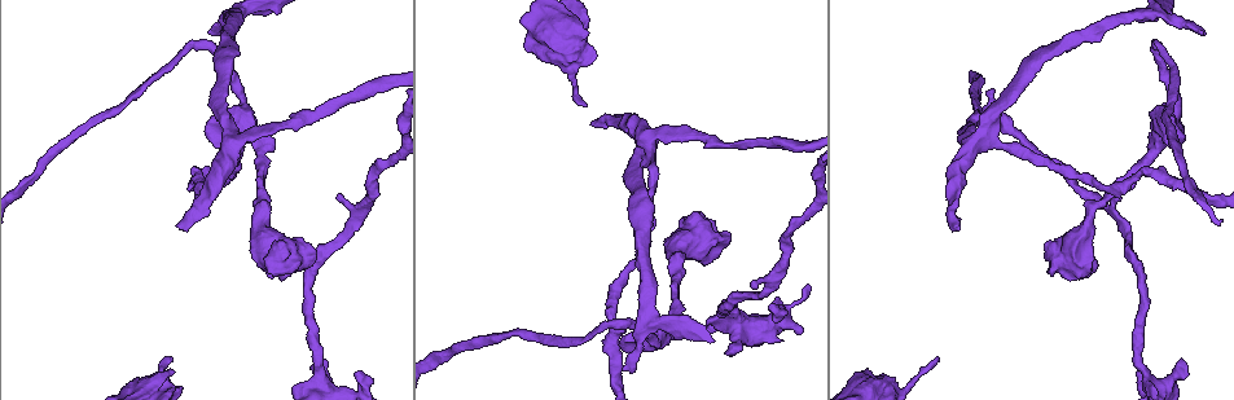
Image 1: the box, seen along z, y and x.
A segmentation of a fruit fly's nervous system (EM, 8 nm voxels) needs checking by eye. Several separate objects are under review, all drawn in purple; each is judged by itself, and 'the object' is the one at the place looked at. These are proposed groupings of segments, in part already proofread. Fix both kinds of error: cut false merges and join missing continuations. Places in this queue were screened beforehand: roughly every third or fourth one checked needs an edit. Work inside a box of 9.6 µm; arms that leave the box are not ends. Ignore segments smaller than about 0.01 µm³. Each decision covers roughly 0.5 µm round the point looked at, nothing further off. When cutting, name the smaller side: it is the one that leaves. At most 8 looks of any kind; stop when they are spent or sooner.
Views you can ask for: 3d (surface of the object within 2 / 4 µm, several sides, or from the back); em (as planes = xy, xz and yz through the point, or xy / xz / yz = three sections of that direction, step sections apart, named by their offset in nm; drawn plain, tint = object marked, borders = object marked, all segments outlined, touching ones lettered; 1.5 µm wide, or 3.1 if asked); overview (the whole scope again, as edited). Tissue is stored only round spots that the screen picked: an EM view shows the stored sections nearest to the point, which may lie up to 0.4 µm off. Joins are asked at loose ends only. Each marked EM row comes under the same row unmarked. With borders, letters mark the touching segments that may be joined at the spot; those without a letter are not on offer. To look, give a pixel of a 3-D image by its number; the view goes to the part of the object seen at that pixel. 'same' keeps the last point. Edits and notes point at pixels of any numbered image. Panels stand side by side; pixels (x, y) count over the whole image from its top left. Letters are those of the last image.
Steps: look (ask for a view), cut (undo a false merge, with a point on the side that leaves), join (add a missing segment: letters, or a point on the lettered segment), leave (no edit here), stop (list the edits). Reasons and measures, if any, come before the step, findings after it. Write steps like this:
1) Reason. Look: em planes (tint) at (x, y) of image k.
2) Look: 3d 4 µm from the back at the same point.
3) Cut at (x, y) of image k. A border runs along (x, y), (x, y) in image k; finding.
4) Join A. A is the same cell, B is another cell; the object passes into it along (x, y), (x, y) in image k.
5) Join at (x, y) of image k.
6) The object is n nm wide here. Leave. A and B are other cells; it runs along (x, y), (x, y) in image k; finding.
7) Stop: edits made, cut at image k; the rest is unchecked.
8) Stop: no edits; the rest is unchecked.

Look: em planes (borders) at (264, 153) of image 1.

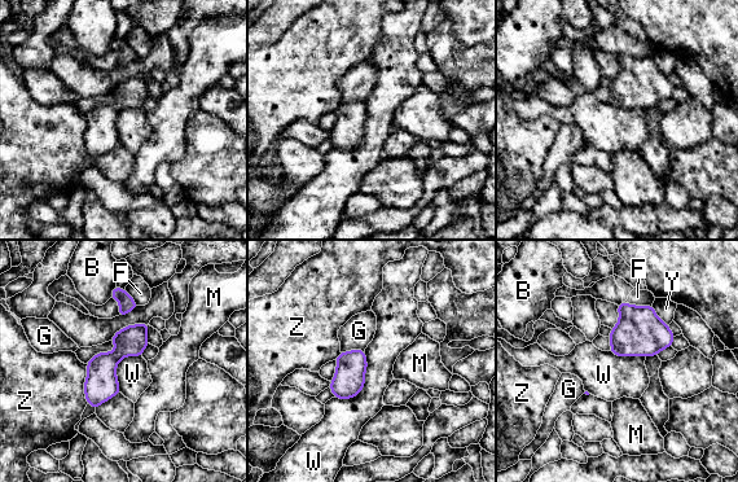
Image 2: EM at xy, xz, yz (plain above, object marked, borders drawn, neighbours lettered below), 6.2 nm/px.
The object is 80 nm wide here. Leave. B, F, G, M, W, Y and Z are other cells; a border runs along (365, 351), (364, 386), (334, 398) in image 2; all the same neuron.

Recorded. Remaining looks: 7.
Branch stops here. Look: 3d 2 µm at (1204, 31) of image 1.

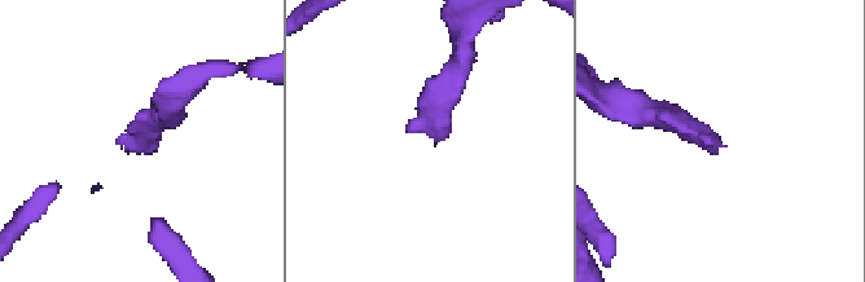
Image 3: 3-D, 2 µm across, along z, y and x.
Look: em planes (borders) at (117, 142) of image 3.

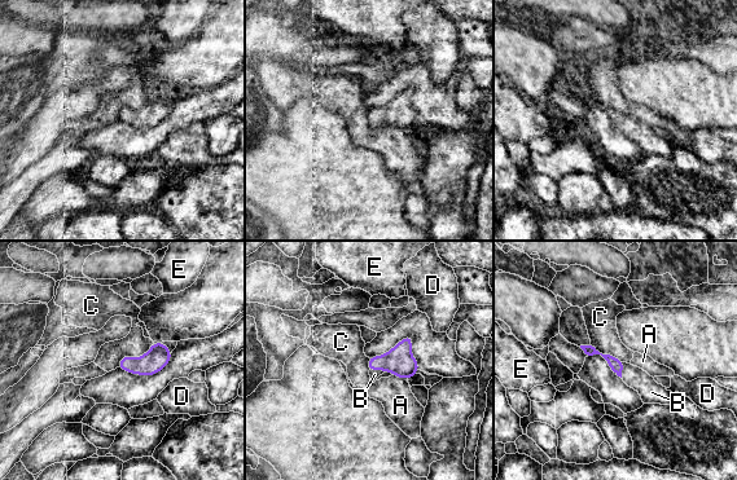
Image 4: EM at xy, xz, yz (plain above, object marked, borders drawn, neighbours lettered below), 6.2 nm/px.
The longest contact is with C, 280 nm. Join B. B is the same cell, A, C, D and E are other cells; it goes on there.

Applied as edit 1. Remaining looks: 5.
Branch stops here. Look: em planes (borders) at (170, 362) of image 1.

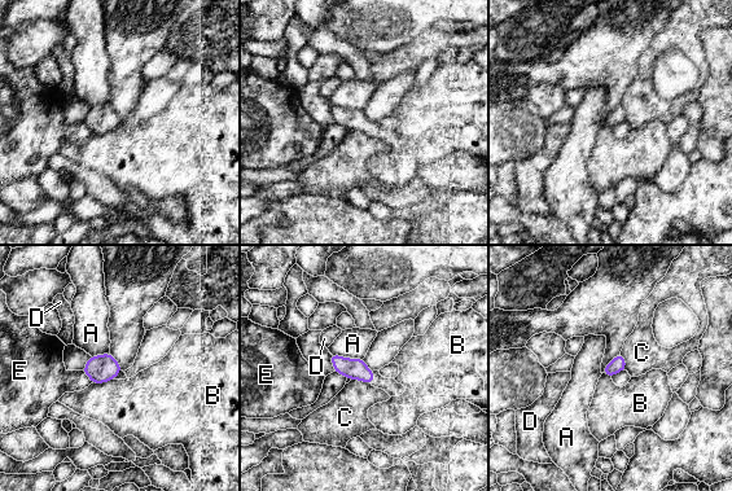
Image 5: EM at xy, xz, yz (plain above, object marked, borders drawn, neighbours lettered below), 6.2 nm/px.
The object is 90 nm wide here. Leave. A, B, C, D and E are other cells; a border runs along (112, 378), (92, 384) in image 5; no lettered segment goes on from it.

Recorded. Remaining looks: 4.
Stop: edits made, join at image 4; the rest is unchecked.

